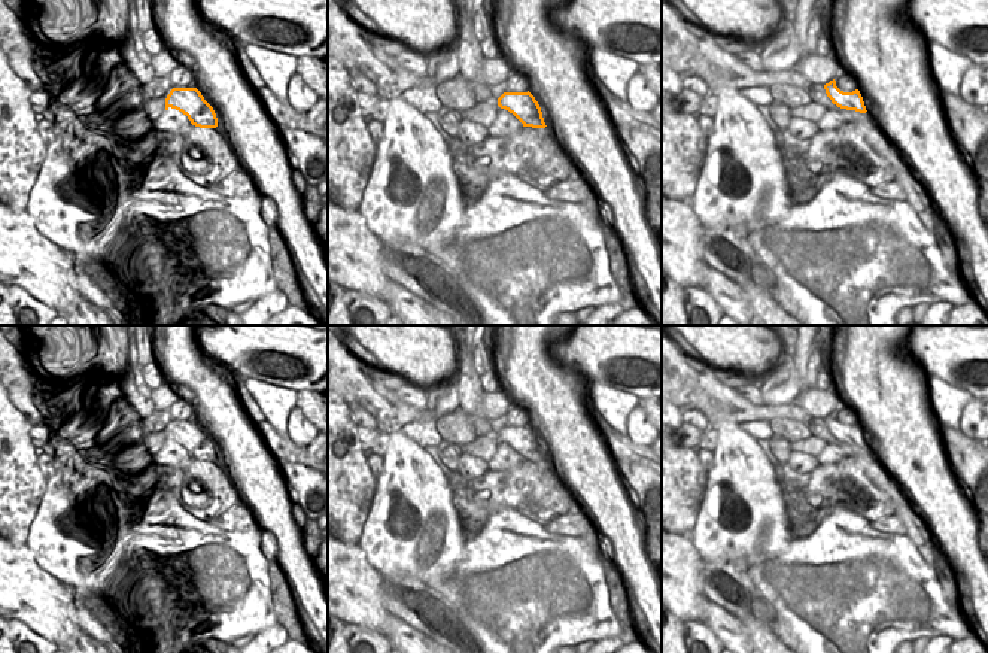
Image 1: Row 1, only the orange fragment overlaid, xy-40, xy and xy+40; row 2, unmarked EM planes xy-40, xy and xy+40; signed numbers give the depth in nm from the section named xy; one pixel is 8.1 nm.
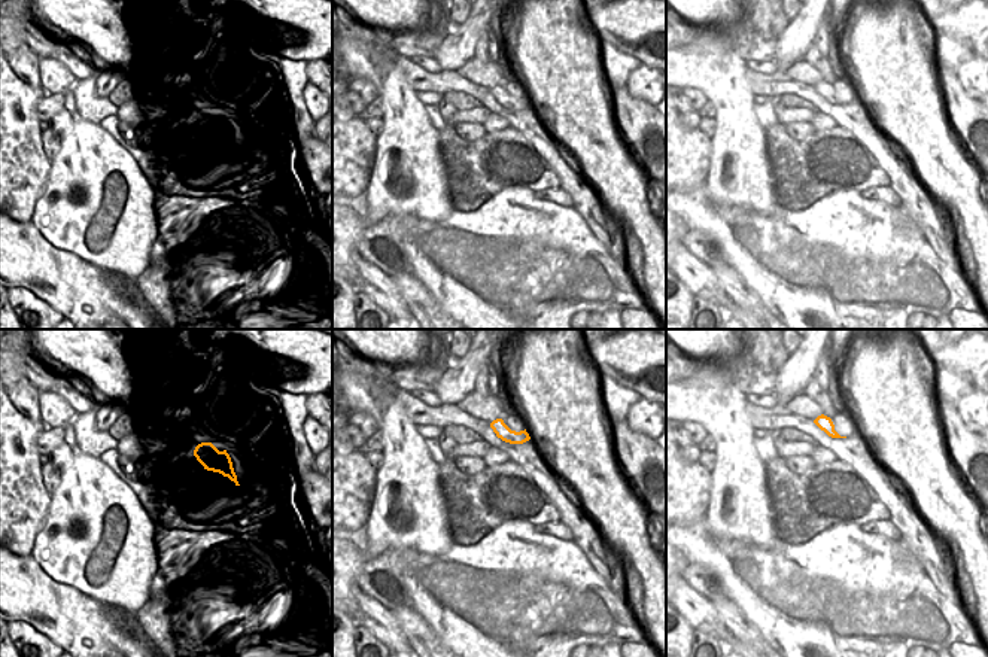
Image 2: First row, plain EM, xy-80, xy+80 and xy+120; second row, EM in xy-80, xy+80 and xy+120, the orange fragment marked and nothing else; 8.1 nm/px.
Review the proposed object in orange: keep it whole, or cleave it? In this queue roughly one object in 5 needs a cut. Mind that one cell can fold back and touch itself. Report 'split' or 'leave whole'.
leave whole

